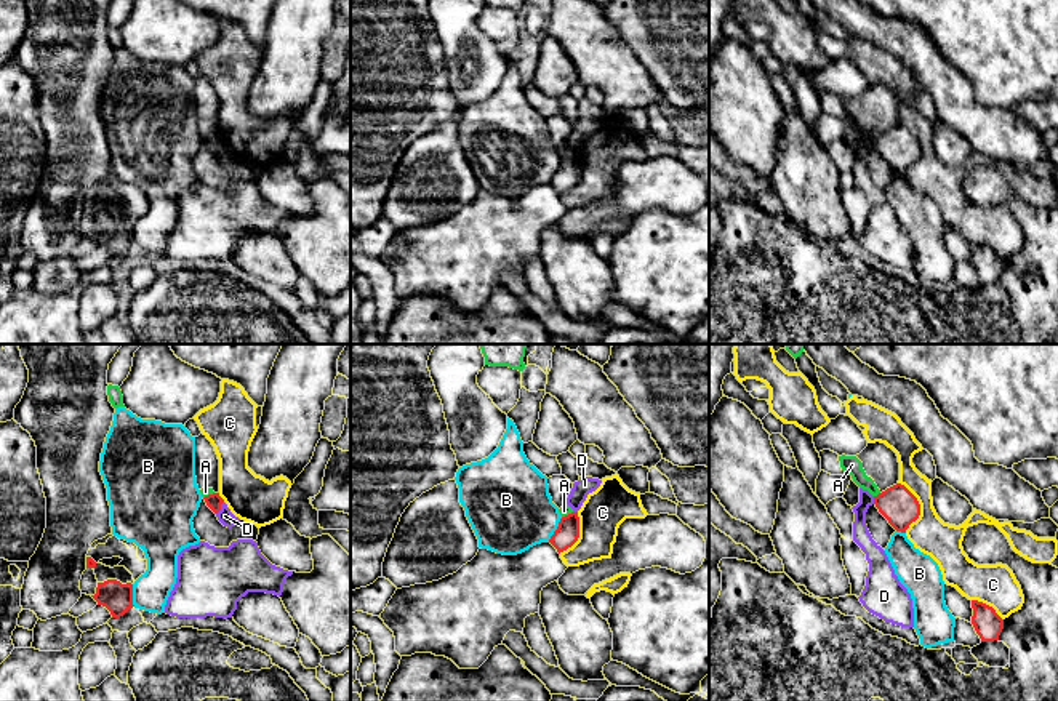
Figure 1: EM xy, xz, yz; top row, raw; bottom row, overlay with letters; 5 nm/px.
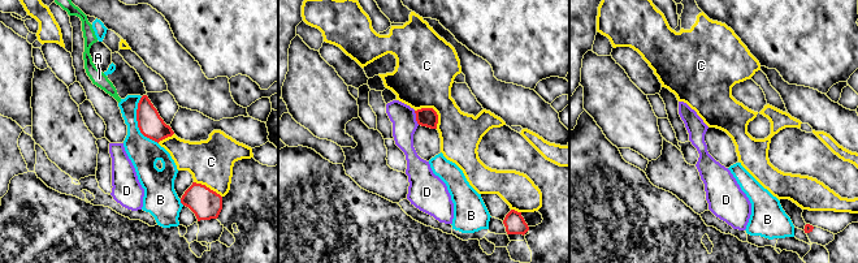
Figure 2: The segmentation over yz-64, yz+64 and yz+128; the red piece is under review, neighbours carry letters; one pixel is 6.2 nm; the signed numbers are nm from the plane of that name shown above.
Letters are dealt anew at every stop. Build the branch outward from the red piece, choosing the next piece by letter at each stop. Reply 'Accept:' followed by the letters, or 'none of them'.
Accept: none of them

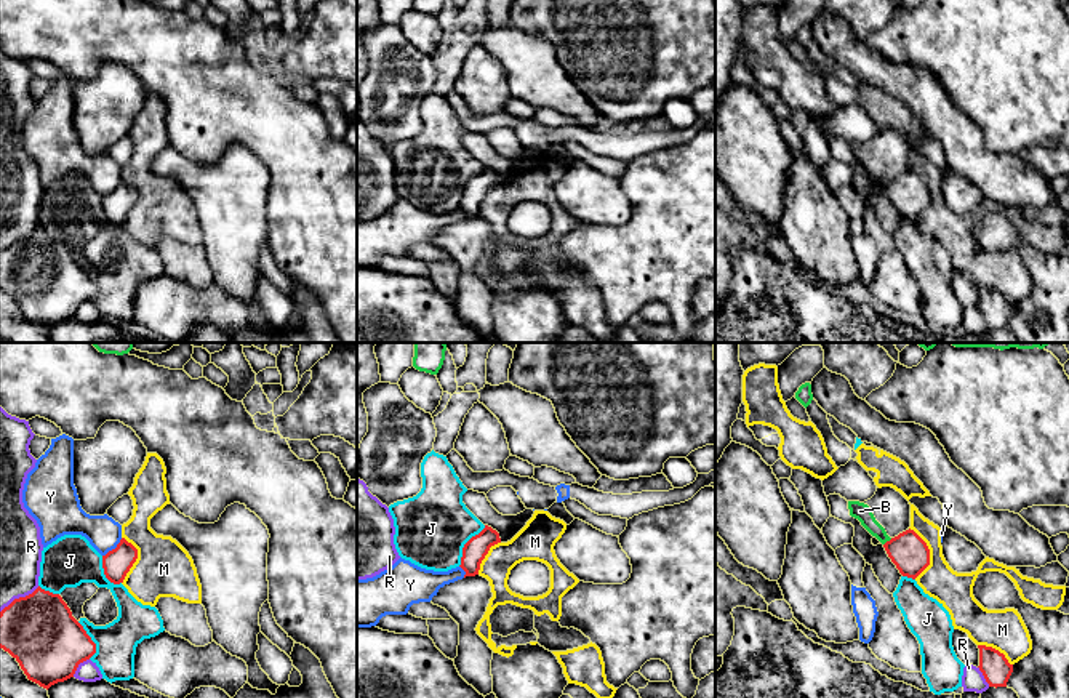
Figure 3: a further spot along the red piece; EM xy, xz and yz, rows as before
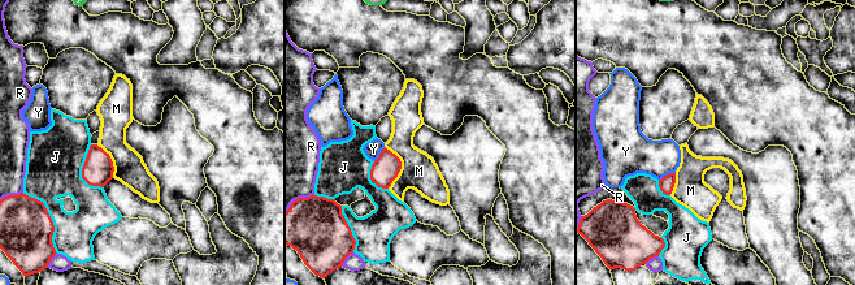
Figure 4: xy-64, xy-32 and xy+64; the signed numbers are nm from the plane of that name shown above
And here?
Accept: none of them

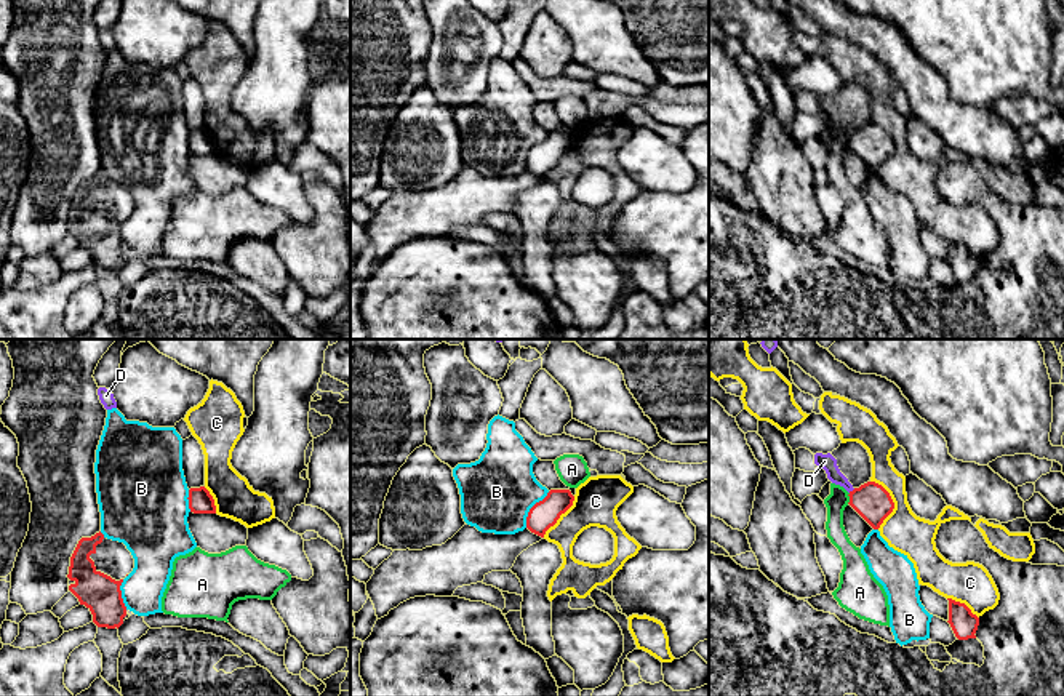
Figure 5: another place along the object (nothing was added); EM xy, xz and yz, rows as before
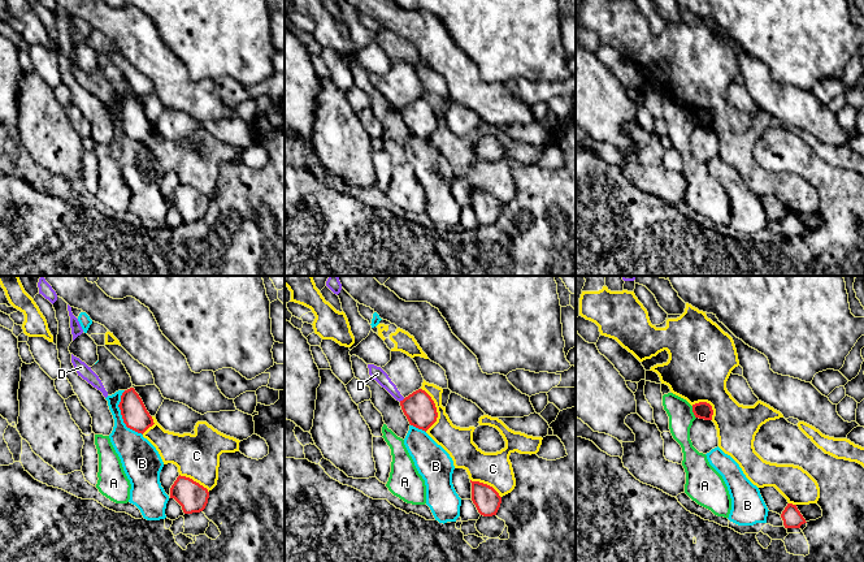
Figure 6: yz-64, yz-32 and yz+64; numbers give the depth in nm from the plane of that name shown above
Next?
Accept: none of them

